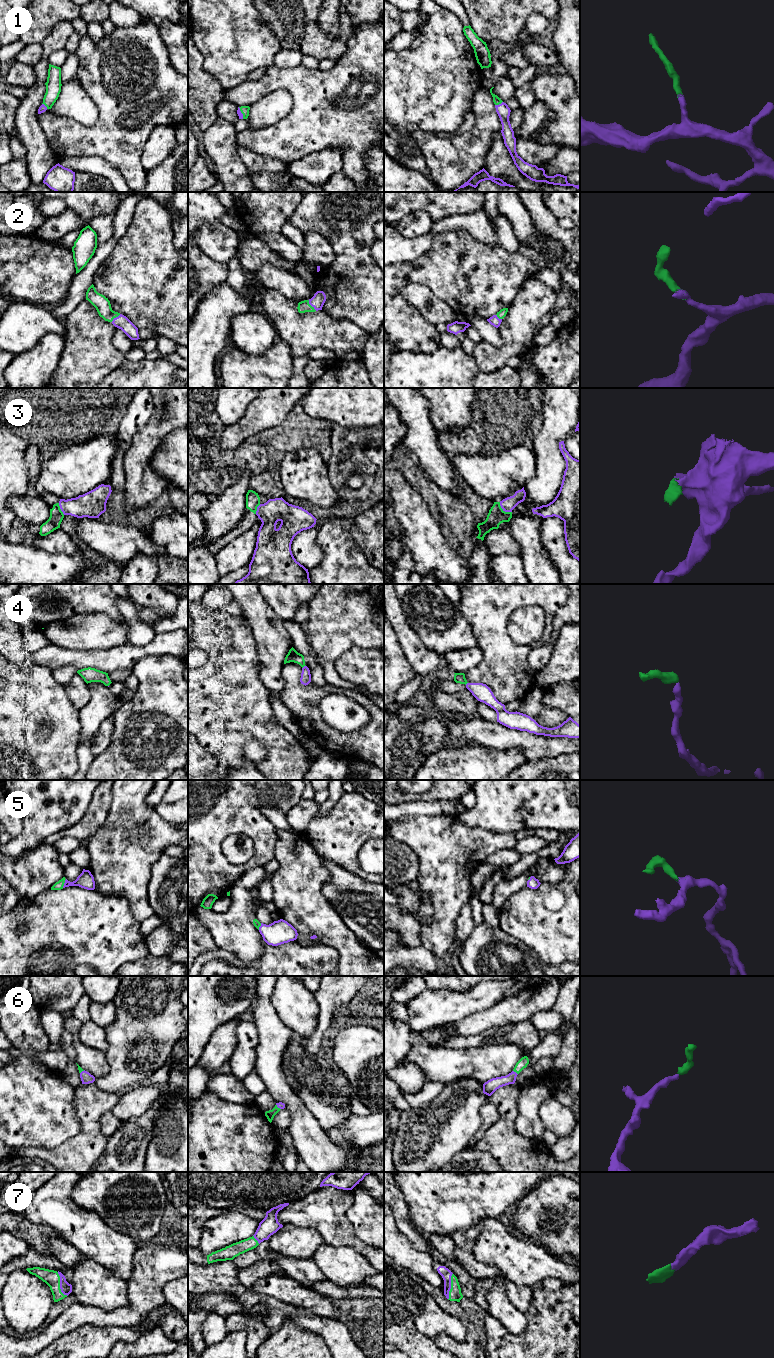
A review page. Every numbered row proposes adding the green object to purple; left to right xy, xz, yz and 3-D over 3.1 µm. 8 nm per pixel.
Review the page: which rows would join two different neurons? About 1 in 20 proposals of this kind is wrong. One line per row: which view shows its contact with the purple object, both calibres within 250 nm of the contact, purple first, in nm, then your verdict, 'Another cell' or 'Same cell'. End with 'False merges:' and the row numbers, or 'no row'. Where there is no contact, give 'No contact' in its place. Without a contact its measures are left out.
1: Touches purple in yz. Thickness 110 nm (purple) against 60 nm. Same cell
2: Touches purple in xz. Thickness 110 nm (purple) against 90 nm. Same cell
3: Touches purple in yz. Thickness 110 nm (purple) against 140 nm. Another cell
4: Touches purple in xz. Thickness 90 nm (purple) against 100 nm. Same cell
5: Touches purple in xy. Thickness 130 nm (purple) against 70 nm. Same cell
6: Touches purple in yz. Thickness 110 nm (purple) against 80 nm. Same cell
7: Touches purple in xy. Thickness 90 nm (purple) against 120 nm. Same cell
False merges: 3

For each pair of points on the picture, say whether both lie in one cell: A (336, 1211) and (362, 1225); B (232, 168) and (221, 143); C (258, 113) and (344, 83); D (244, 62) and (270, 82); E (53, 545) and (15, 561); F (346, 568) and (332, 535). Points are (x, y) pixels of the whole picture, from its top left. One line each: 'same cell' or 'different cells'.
A: different cells
B: same cell
C: different cells
D: different cells
E: different cells
F: same cell

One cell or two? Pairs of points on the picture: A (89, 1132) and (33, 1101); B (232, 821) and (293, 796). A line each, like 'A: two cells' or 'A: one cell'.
A: two cells
B: two cells

